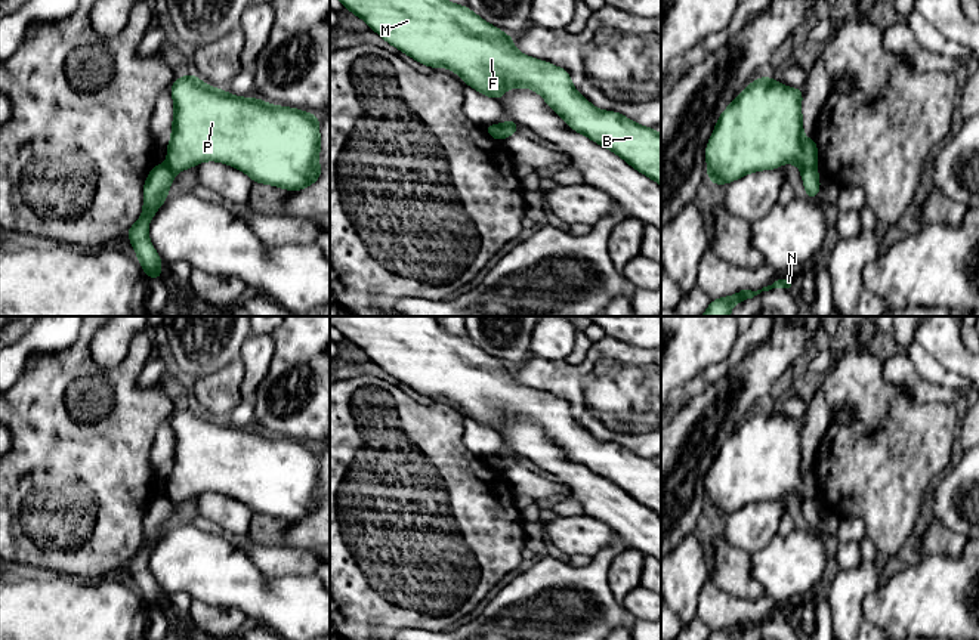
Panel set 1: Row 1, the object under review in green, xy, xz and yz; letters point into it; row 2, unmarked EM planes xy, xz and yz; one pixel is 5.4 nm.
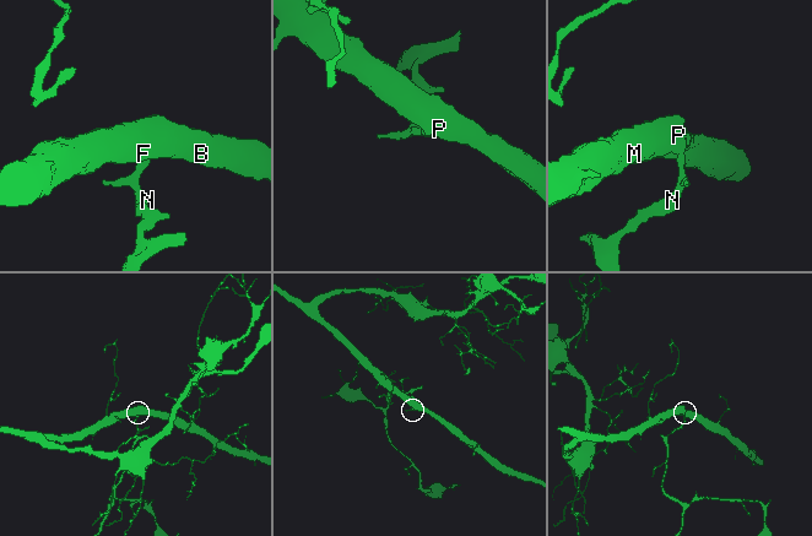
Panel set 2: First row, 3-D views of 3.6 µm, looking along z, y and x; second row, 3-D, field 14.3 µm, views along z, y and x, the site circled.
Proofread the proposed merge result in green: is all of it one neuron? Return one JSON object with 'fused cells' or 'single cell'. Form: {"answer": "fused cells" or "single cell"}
{"answer": "fused cells"}

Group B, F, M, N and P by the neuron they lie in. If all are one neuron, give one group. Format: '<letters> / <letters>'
B F M P / N

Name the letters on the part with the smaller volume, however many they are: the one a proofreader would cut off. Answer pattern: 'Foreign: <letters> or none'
Foreign: N

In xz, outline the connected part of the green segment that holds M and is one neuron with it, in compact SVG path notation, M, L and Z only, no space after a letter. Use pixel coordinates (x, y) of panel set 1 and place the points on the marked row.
M340 0L343 7L364 19L389 46L430 68L450 68L476 92L501 99L512 87L540 93L547 105L574 130L603 145L637 171L661 186L661 135L654 127L639 126L615 111L600 111L581 96L568 71L534 59L515 49L513 37L490 25L467 6L448 0Z

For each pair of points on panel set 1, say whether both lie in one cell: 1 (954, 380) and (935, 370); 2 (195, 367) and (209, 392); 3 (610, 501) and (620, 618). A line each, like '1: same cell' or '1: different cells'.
1: same cell
2: different cells
3: different cells

